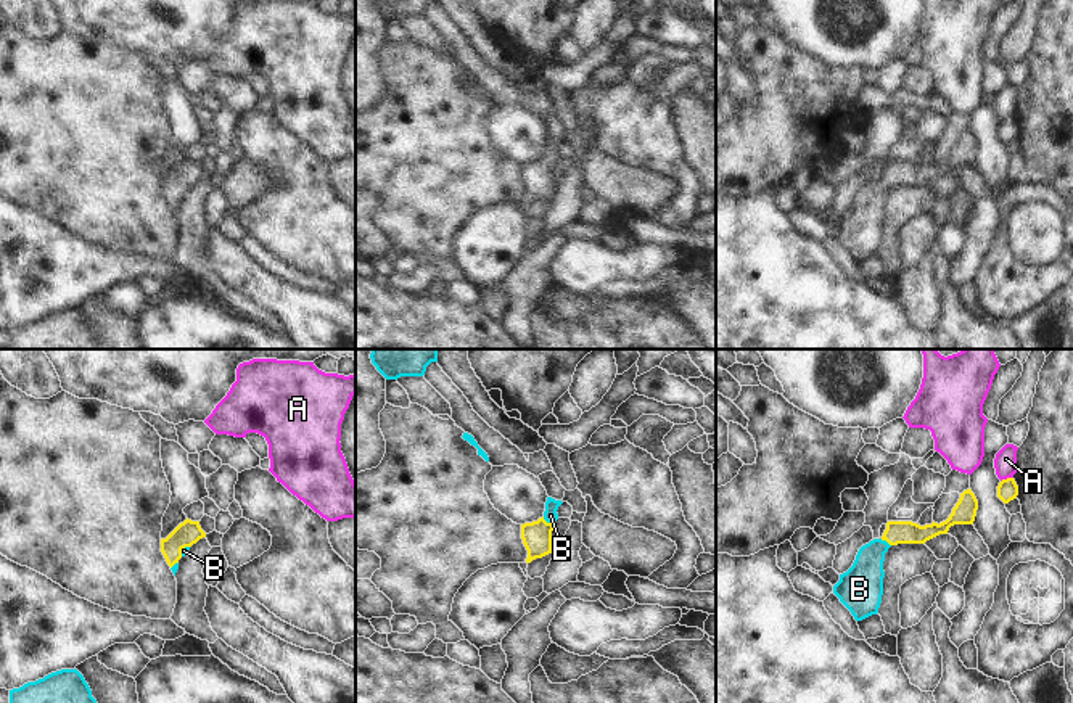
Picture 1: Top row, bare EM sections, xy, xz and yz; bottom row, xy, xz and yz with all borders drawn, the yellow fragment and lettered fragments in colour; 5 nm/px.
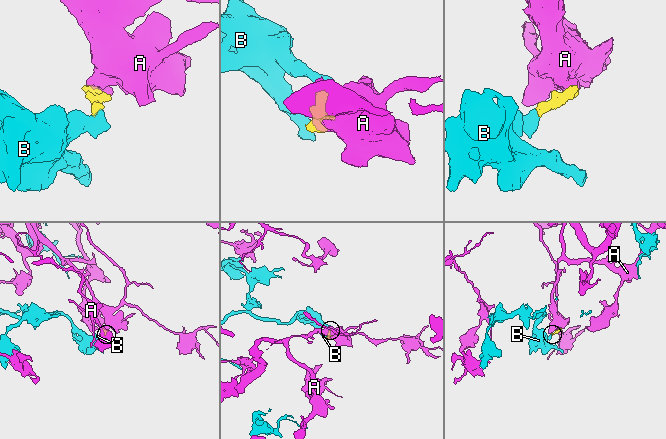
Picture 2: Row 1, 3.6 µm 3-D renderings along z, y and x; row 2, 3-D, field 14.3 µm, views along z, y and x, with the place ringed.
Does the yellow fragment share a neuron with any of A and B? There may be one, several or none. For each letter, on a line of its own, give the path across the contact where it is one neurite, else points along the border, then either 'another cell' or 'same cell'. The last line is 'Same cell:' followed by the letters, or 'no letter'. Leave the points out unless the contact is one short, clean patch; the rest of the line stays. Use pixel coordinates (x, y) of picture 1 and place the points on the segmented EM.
A: border yz (1012, 476), (1001, 481); another cell
B: way xz (536, 536), (546, 522), (550, 515); same cell
Same cell: B

